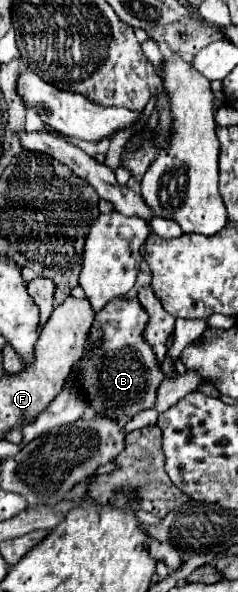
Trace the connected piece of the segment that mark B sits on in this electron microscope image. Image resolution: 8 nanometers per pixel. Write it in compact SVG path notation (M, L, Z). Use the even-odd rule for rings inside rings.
M118 298L110 302L102 312L98 312L94 326L90 330L88 342L102 338L102 346L94 352L84 352L78 366L82 368L80 382L88 394L90 404L98 414L120 418L134 416L150 406L156 400L156 388L162 382L164 374L156 364L156 356L150 346L142 338L142 330L146 326L146 312L138 300Z

